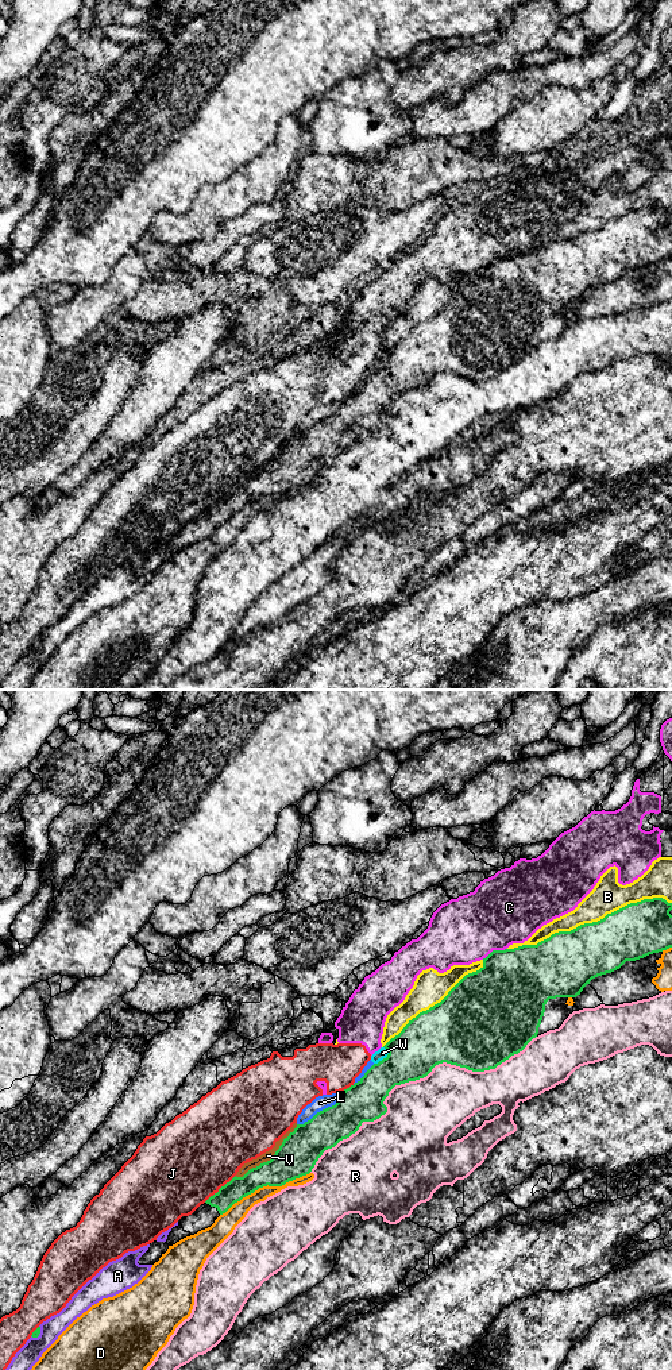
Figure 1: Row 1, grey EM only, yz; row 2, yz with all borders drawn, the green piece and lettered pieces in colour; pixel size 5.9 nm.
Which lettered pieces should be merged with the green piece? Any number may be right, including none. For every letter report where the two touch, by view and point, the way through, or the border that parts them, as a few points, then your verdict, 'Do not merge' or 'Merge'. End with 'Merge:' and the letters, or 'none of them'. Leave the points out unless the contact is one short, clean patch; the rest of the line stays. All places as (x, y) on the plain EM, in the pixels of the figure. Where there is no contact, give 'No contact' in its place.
A: Touches green at yz (39, 641). Do not merge
B: Touches green at yz (589, 232). Do not merge
C: Touches green at yz (494, 259). Do not merge
D: Touches green at yz (265, 494). Do not merge
J: Touches green at yz (219, 498). Do not merge
L: Touches green at yz (323, 419). Do not merge
R: Touches green at yz (410, 389). Do not merge
V: Touches green at yz (270, 469). Do not merge
W: Touches green at yz (386, 366). Do not merge
Merge: none of them

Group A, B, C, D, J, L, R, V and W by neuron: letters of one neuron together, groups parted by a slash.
A L V W / B / C J / D / R

